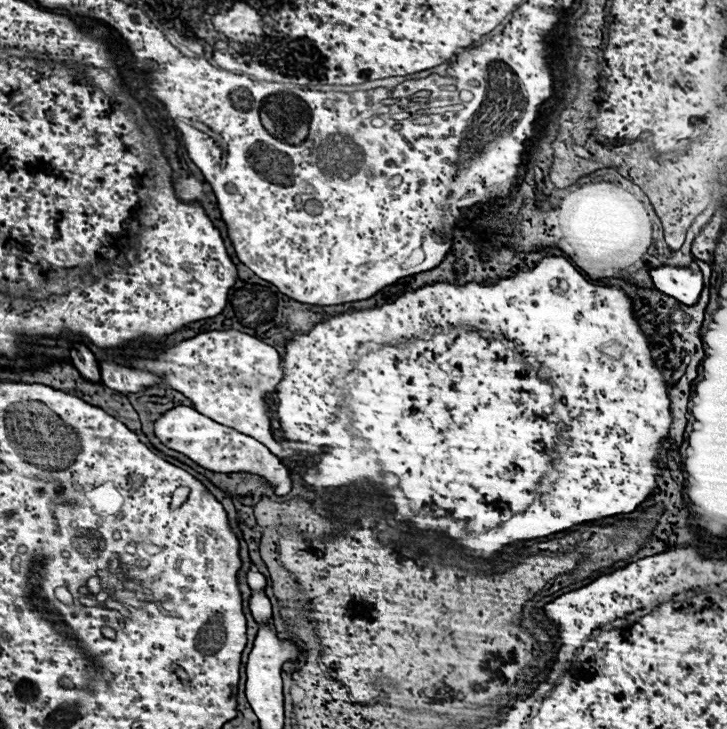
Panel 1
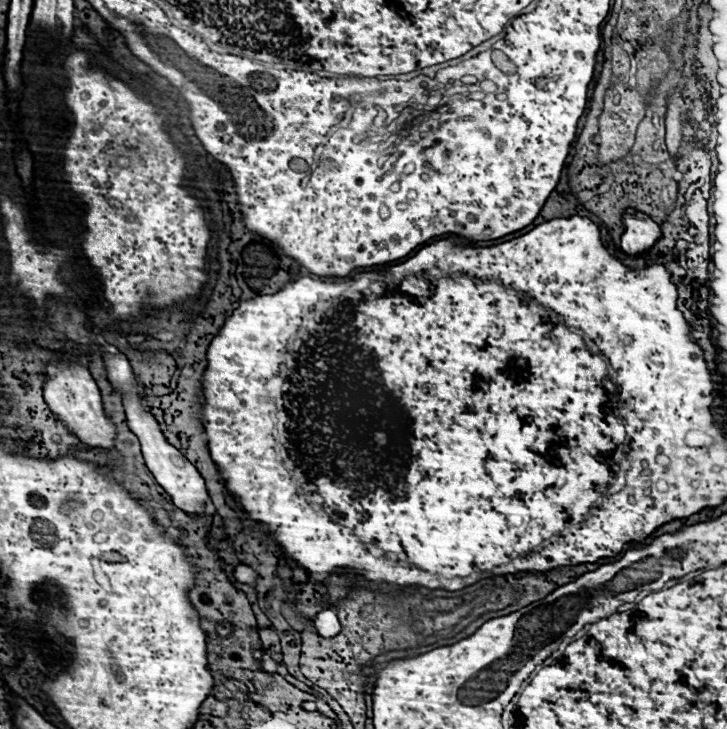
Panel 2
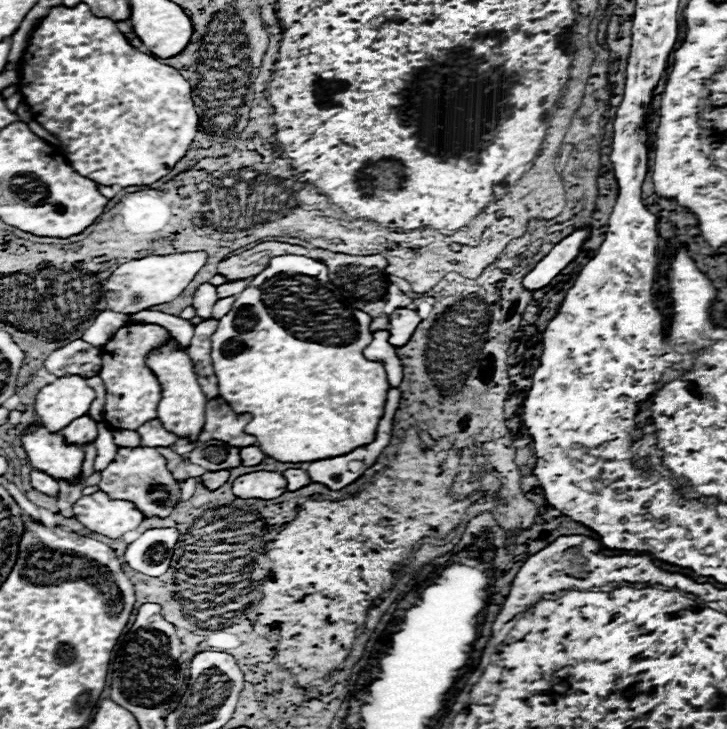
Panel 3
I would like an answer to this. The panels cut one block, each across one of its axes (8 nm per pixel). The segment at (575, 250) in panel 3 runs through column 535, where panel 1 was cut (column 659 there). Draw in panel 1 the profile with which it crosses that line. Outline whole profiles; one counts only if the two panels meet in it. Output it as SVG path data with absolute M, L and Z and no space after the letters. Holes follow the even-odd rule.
M660 266L656 270L650 270L650 276L652 276L656 290L664 292L666 296L676 298L684 306L696 304L704 288L702 274L700 272L692 274L688 268Z

